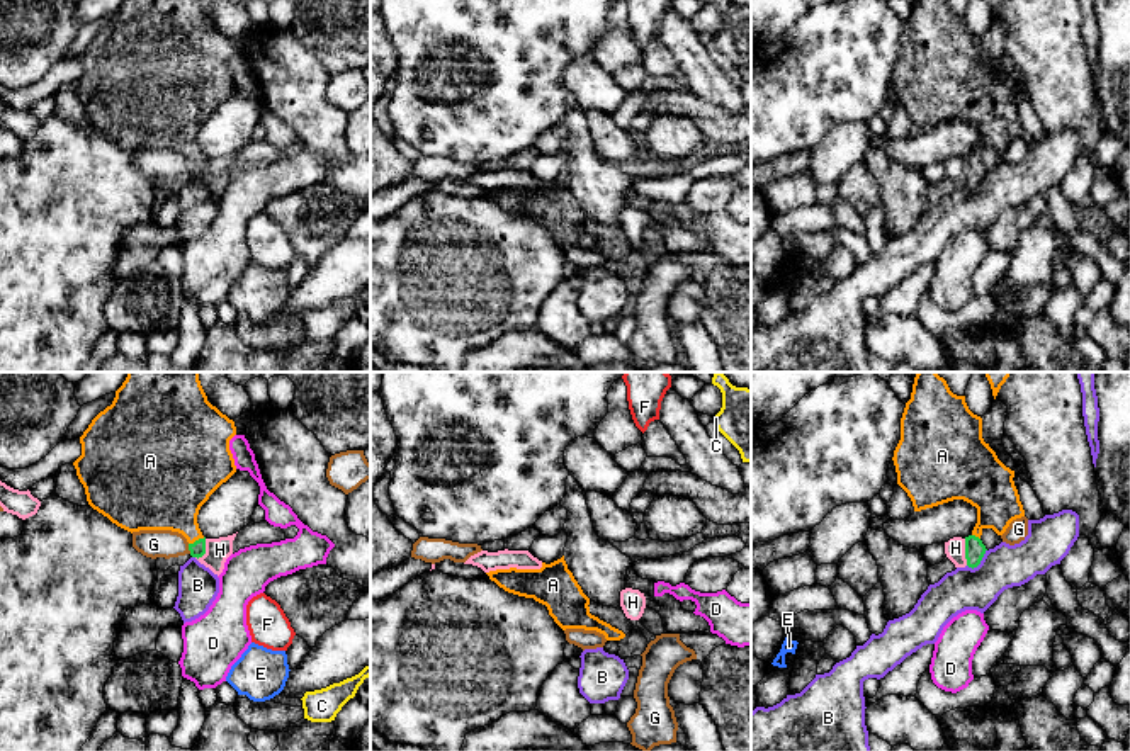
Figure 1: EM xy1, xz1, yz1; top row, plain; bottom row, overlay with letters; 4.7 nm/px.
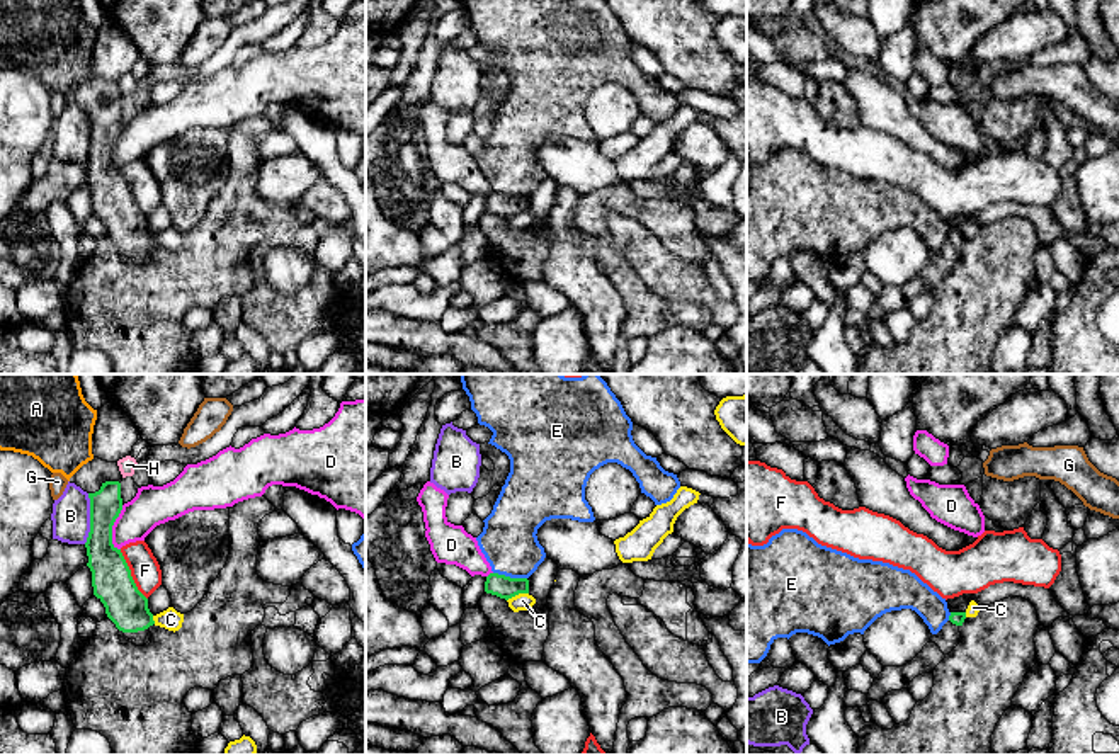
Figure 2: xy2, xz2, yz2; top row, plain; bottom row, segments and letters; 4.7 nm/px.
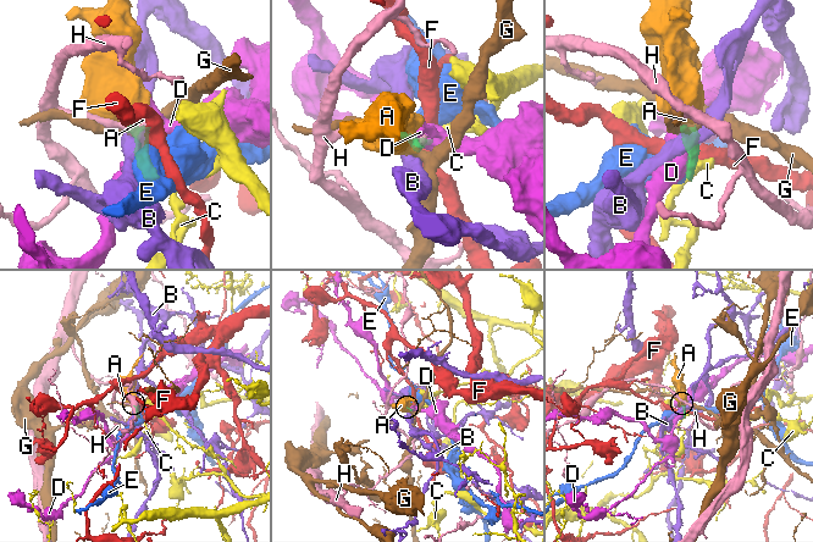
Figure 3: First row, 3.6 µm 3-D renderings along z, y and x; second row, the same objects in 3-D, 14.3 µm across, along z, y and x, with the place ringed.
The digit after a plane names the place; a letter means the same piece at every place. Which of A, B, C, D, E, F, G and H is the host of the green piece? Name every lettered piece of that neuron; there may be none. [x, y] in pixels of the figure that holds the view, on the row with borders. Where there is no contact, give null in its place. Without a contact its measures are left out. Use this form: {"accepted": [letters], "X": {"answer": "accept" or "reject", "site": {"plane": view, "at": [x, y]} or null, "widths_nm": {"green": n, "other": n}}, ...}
{"accepted": ["A"], "A": {"answer": "accept", "site": {"plane": "xy1", "at": [196, 541]}, "widths_nm": {"green": 80, "other": 320}}, "B": {"answer": "reject", "site": {"plane": "xy2", "at": [90, 519]}, "widths_nm": {"green": 170, "other": 180}}, "C": {"answer": "reject", "site": {"plane": "xz2", "at": [517, 594]}, "widths_nm": {"green": 110, "other": 80}}, "D": {"answer": "reject", "site": {"plane": "xy2", "at": [111, 527]}, "widths_nm": {"green": 190, "other": 190}}, "E": {"answer": "reject", "site": {"plane": "xz2", "at": [509, 577]}, "widths_nm": {"green": 110, "other": 260}}, "F": {"answer": "reject", "site": {"plane": "xy2", "at": [130, 575]}, "widths_nm": {"green": 190, "other": 140}}, "G": {"answer": "reject", "site": {"plane": "xy1", "at": [189, 549]}, "widths_nm": {"green": 80, "other": 130}}, "H": {"answer": "reject", "site": {"plane": "yz1", "at": [966, 553]}, "widths_nm": {"green": 100, "other": 100}}}

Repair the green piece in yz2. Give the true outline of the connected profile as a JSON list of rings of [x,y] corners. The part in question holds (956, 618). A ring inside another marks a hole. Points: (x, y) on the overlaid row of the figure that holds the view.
[[[951,612],[949,621],[937,634],[932,634],[930,641],[912,661],[903,667],[884,667],[866,694],[867,699],[883,702],[888,692],[908,689],[915,677],[934,672],[934,668],[959,644],[959,627],[964,619],[966,612]]]

